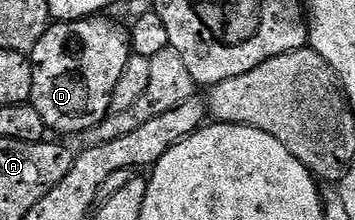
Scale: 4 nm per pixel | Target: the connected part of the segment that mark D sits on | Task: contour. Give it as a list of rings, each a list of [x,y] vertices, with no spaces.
[[[108,16],[81,22],[53,21],[30,52],[32,97],[30,105],[49,131],[80,134],[100,125],[110,114],[111,94],[122,77],[130,55],[130,34]]]

